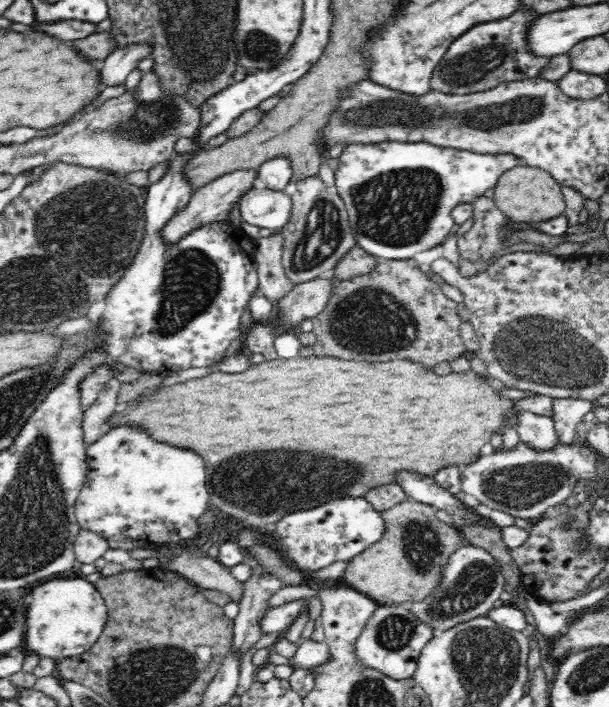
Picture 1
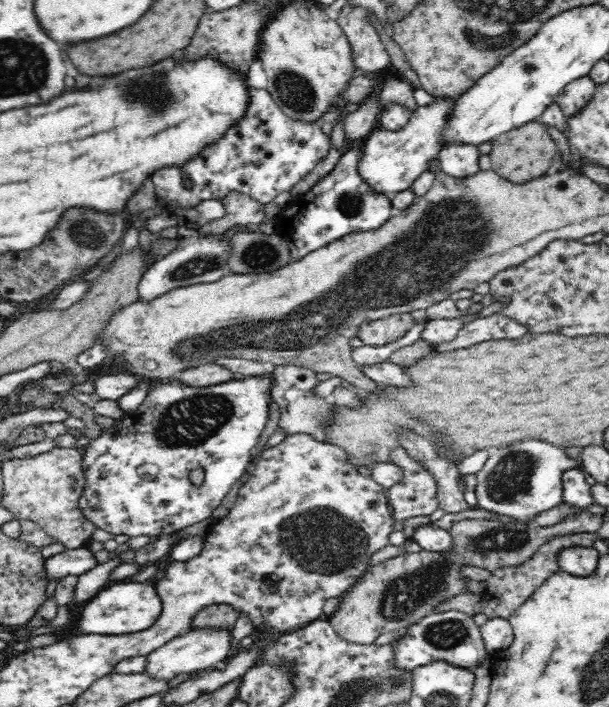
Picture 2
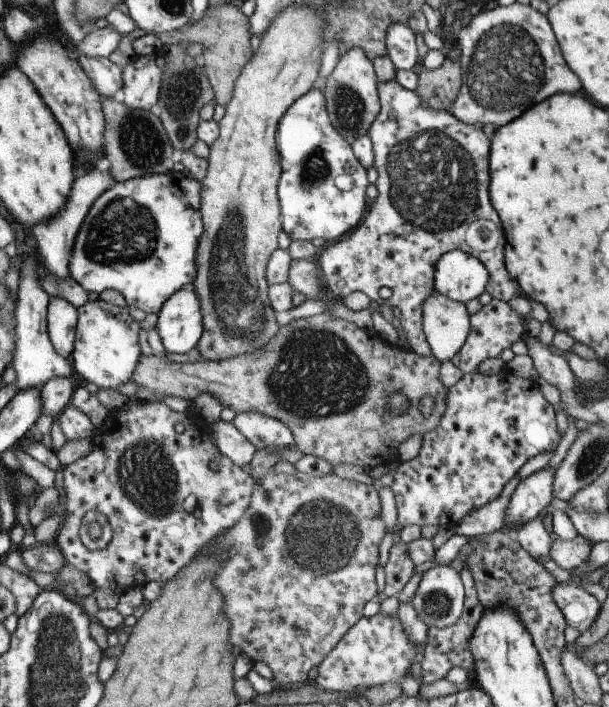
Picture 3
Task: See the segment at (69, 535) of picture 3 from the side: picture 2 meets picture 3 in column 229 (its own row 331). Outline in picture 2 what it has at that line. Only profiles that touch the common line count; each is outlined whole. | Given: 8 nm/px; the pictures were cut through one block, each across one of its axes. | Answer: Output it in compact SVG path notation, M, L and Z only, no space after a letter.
M496 312L488 317L468 322L452 342L442 342L434 348L436 351L451 351L468 348L487 340L517 339L527 333L527 328L511 318Z

